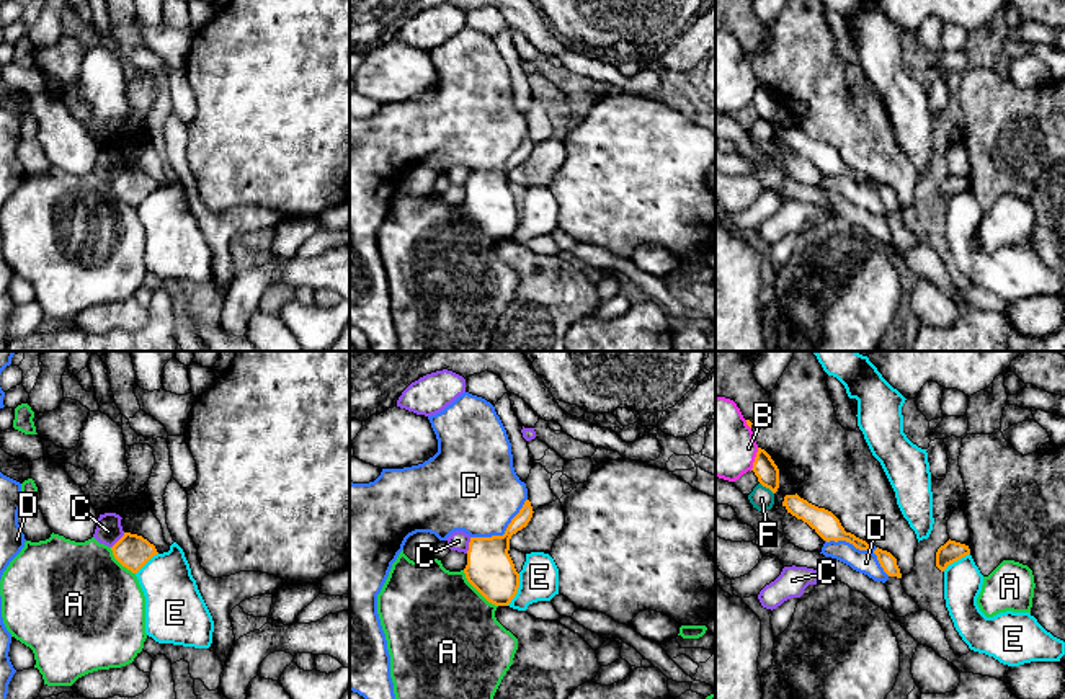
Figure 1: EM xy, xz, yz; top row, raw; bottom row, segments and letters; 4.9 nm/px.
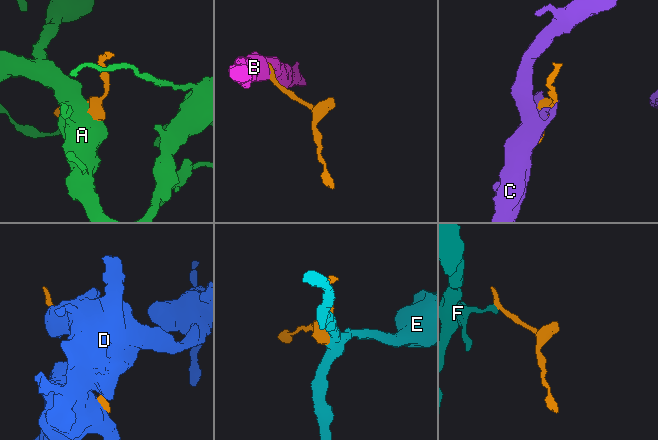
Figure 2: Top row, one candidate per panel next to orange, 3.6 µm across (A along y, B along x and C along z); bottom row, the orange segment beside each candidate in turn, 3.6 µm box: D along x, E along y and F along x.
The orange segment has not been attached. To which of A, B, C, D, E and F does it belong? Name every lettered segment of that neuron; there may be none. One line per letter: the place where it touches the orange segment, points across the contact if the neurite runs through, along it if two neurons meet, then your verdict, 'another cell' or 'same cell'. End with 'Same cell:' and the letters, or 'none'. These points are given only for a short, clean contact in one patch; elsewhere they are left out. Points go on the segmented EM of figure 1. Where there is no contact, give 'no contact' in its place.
A: contact xz (477, 590); another cell
B: contact yz (755, 459); border yz (758, 448), (750, 469); another cell
C: contact xz (469, 546); same cell
D: contact xz (505, 533); another cell
E: contact xz (516, 590); border xz (520, 574), (518, 592), (507, 605); another cell
F: contact yz (766, 487); border yz (760, 482), (773, 494); another cell
Same cell: C

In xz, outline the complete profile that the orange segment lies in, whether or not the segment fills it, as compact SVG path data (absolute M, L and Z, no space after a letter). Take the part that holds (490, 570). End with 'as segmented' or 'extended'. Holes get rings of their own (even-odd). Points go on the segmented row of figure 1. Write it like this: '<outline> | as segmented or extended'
M526 500L503 536L470 537L464 568L466 578L495 606L508 606L518 593L519 573L508 554L510 539L528 526L532 513L531 501Z | as segmented

